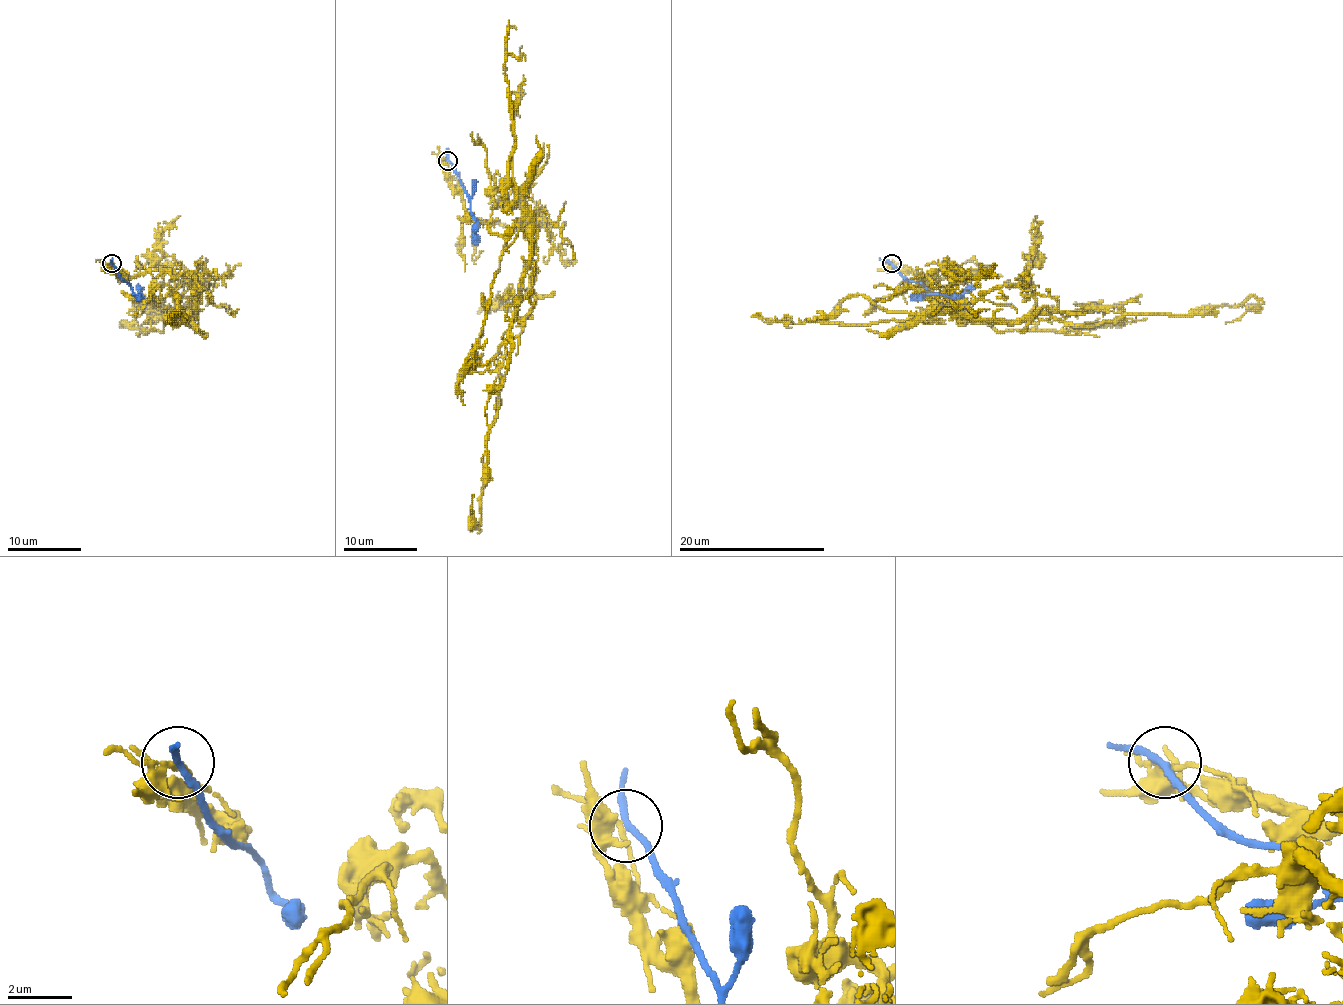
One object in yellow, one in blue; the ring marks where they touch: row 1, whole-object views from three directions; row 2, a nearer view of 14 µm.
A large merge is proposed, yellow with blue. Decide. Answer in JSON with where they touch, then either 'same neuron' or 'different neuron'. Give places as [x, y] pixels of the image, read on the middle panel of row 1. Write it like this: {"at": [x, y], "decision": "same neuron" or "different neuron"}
{"at": [448, 161], "decision": "different neuron"}

